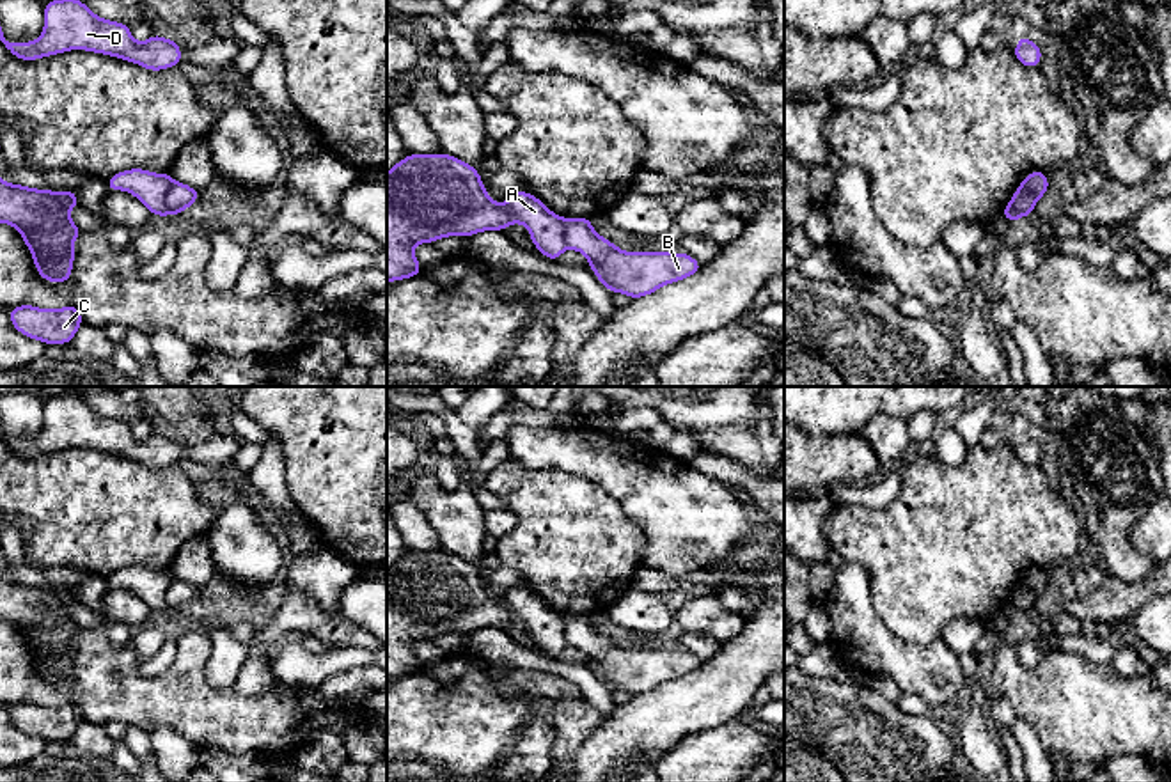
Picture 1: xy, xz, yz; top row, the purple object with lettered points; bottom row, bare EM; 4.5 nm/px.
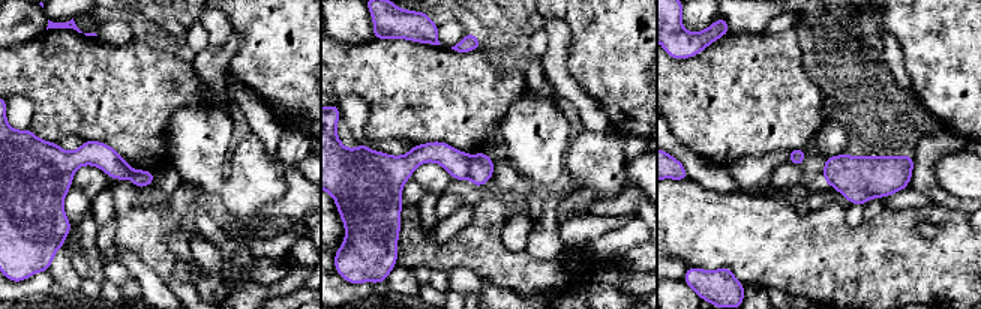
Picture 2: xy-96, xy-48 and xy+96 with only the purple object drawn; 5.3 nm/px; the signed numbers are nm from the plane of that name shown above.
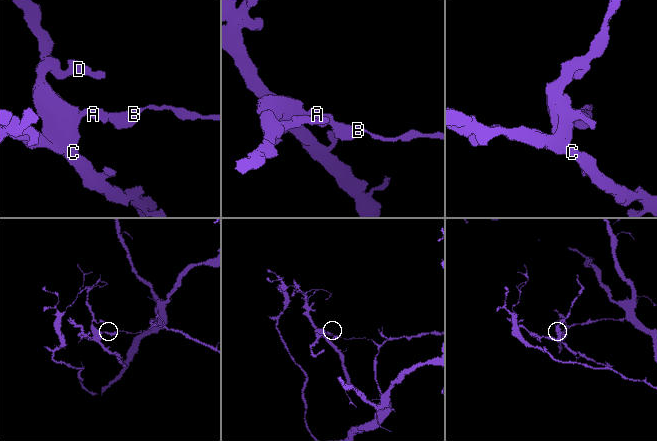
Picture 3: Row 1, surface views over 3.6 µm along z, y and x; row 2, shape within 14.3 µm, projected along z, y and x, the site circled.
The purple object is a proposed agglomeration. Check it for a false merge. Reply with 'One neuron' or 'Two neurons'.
Two neurons

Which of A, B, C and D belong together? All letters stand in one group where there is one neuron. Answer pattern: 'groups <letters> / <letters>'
groups A C D / B

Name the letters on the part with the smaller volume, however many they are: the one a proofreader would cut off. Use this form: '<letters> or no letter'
A, C, D

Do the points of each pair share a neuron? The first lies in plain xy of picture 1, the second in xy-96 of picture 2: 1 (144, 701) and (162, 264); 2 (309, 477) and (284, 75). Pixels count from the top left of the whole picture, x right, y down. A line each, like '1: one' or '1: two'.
1: one
2: one

